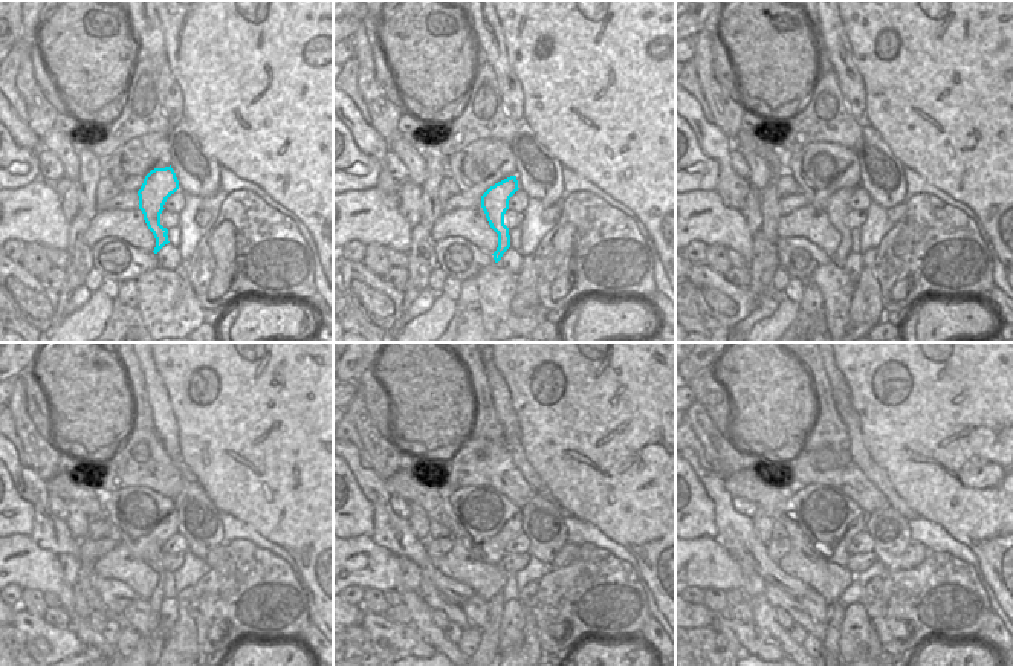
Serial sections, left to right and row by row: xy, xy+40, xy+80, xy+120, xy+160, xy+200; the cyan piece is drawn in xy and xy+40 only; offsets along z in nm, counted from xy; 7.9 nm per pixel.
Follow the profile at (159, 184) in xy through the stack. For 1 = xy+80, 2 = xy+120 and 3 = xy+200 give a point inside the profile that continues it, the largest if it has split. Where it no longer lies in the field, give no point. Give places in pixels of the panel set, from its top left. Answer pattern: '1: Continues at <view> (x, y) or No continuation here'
1: Continues at xy+80 (838, 208)
2: Continues at xy+120 (155, 601)
3: Continues at xy+200 (836, 611).

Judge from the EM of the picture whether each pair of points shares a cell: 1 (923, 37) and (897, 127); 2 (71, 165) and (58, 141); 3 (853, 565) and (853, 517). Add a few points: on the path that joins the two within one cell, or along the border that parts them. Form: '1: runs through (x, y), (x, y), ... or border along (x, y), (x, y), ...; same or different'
1: runs through (923, 60), (923, 95), (914, 104); same
2: runs through (69, 159), (61, 147); same
3: border along (850, 555), (845, 565); different

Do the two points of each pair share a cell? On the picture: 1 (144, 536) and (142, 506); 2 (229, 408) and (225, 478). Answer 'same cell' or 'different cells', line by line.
1: same cell
2: same cell

